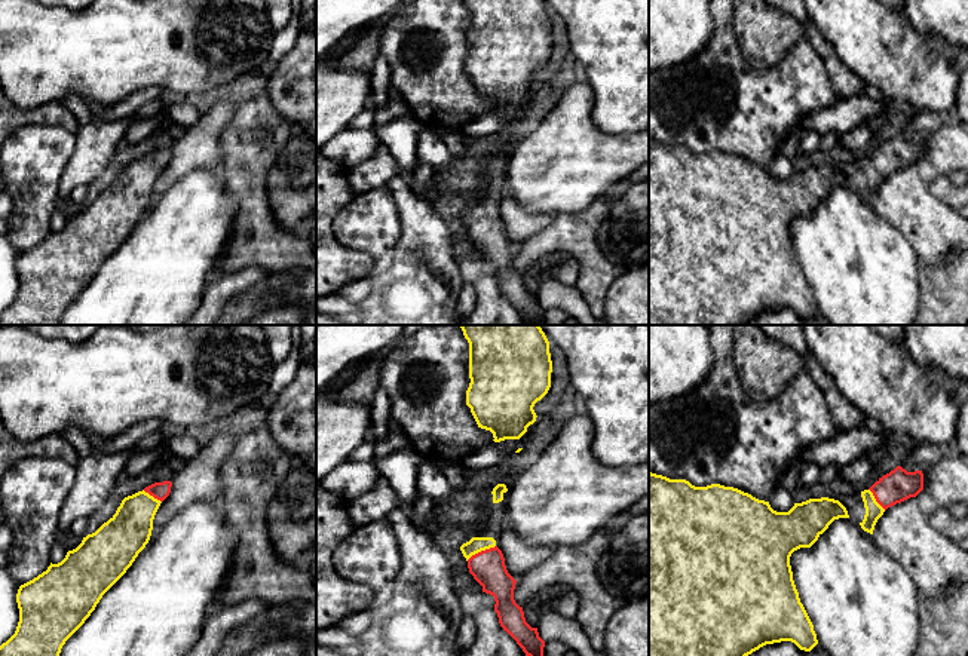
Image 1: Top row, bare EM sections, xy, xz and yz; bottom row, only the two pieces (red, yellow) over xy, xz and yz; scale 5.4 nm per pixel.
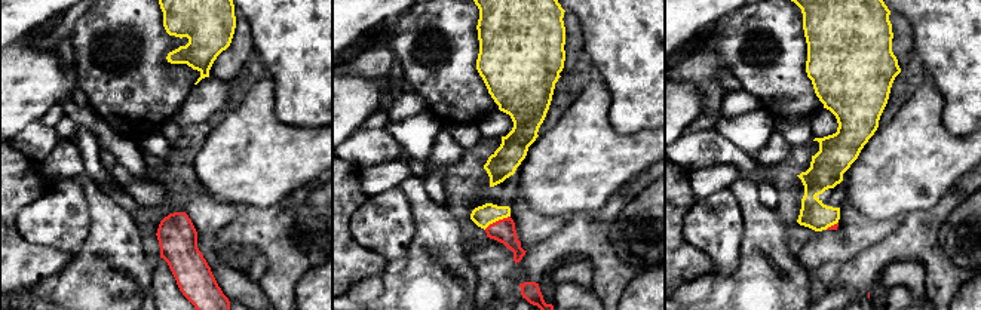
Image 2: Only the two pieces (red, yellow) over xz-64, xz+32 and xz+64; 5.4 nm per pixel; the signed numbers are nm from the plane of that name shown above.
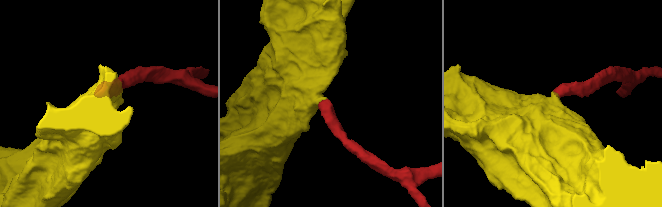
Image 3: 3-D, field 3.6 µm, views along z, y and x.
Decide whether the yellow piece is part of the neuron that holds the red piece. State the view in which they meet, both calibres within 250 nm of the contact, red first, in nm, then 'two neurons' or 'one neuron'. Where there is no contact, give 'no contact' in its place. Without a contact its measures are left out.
xz | 190/90 nm | one neuron

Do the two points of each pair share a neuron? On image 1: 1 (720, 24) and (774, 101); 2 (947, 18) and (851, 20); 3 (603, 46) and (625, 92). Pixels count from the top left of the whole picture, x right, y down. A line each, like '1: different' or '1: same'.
1: same
2: different
3: same

